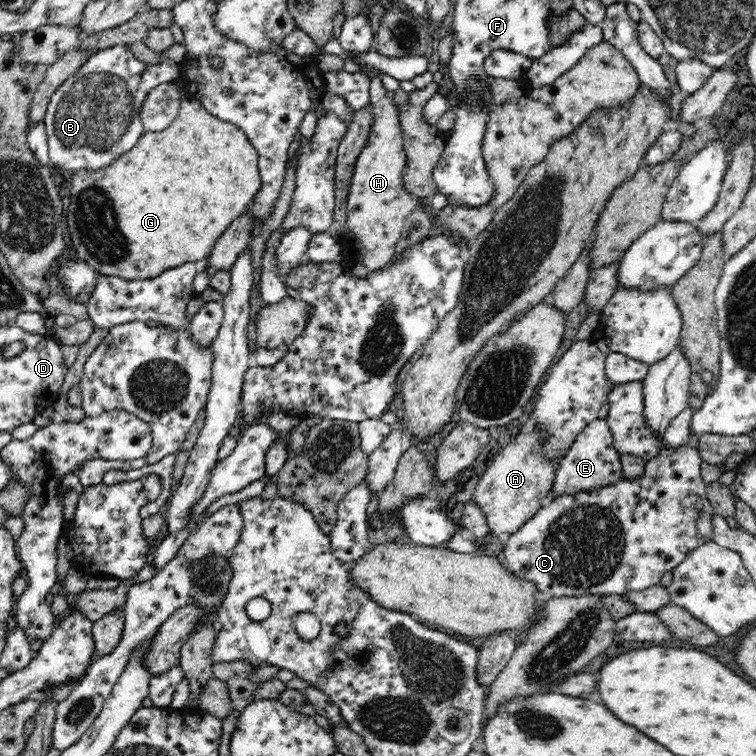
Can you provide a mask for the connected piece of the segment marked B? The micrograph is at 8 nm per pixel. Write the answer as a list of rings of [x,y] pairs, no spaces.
[[[122,47],[102,49],[91,54],[88,60],[52,93],[47,106],[43,122],[53,170],[67,172],[70,176],[82,169],[97,171],[110,166],[118,157],[134,148],[146,132],[142,124],[141,108],[148,93],[159,84],[176,80],[179,71],[180,65],[176,63],[144,63],[138,60],[133,52]]]

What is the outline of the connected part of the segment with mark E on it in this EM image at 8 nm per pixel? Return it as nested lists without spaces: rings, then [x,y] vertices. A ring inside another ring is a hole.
[[[606,419],[593,420],[576,436],[576,440],[572,443],[567,455],[559,462],[554,475],[554,485],[550,494],[545,497],[545,505],[559,496],[573,495],[580,491],[590,491],[607,485],[614,485],[625,478],[622,474],[622,464],[620,457],[618,457],[618,451],[614,446],[614,437]]]

